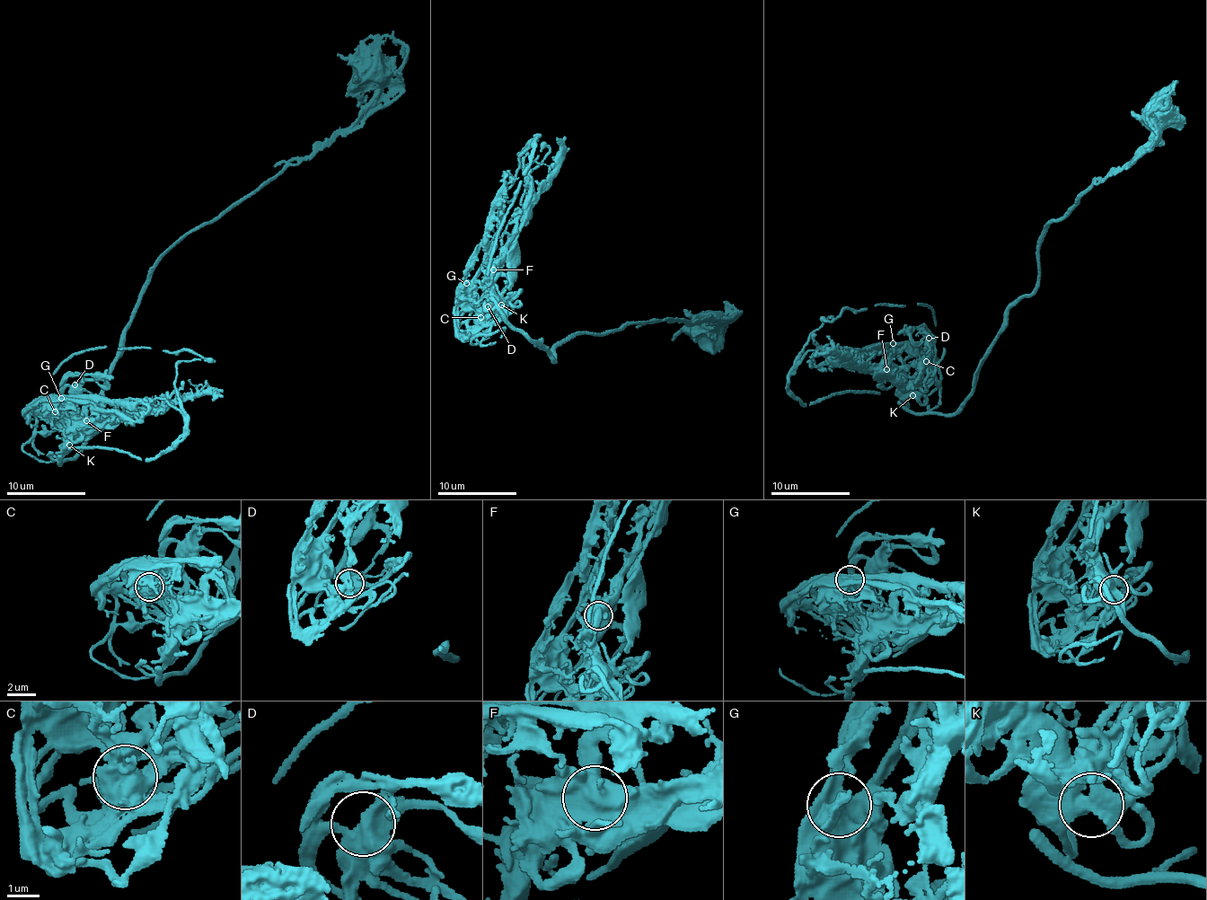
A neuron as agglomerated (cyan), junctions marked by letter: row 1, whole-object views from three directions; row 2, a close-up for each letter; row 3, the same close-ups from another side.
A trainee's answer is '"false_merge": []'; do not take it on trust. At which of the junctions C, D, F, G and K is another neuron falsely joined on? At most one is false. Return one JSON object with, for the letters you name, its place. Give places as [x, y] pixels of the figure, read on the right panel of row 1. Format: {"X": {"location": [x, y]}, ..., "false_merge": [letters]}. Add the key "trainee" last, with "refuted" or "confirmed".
{"false_merge": [], "trainee": "confirmed"}

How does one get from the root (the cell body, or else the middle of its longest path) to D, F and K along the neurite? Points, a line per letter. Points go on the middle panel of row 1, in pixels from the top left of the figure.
D: (708, 329), (718, 325), (667, 319), (571, 335), (554, 362), (496, 306), (520, 302), (488, 305)
F: (708, 329), (718, 325), (667, 319), (571, 335), (554, 362), (496, 306), (493, 269)
K: (708, 329), (718, 325), (667, 319), (571, 335), (554, 362), (501, 304)

